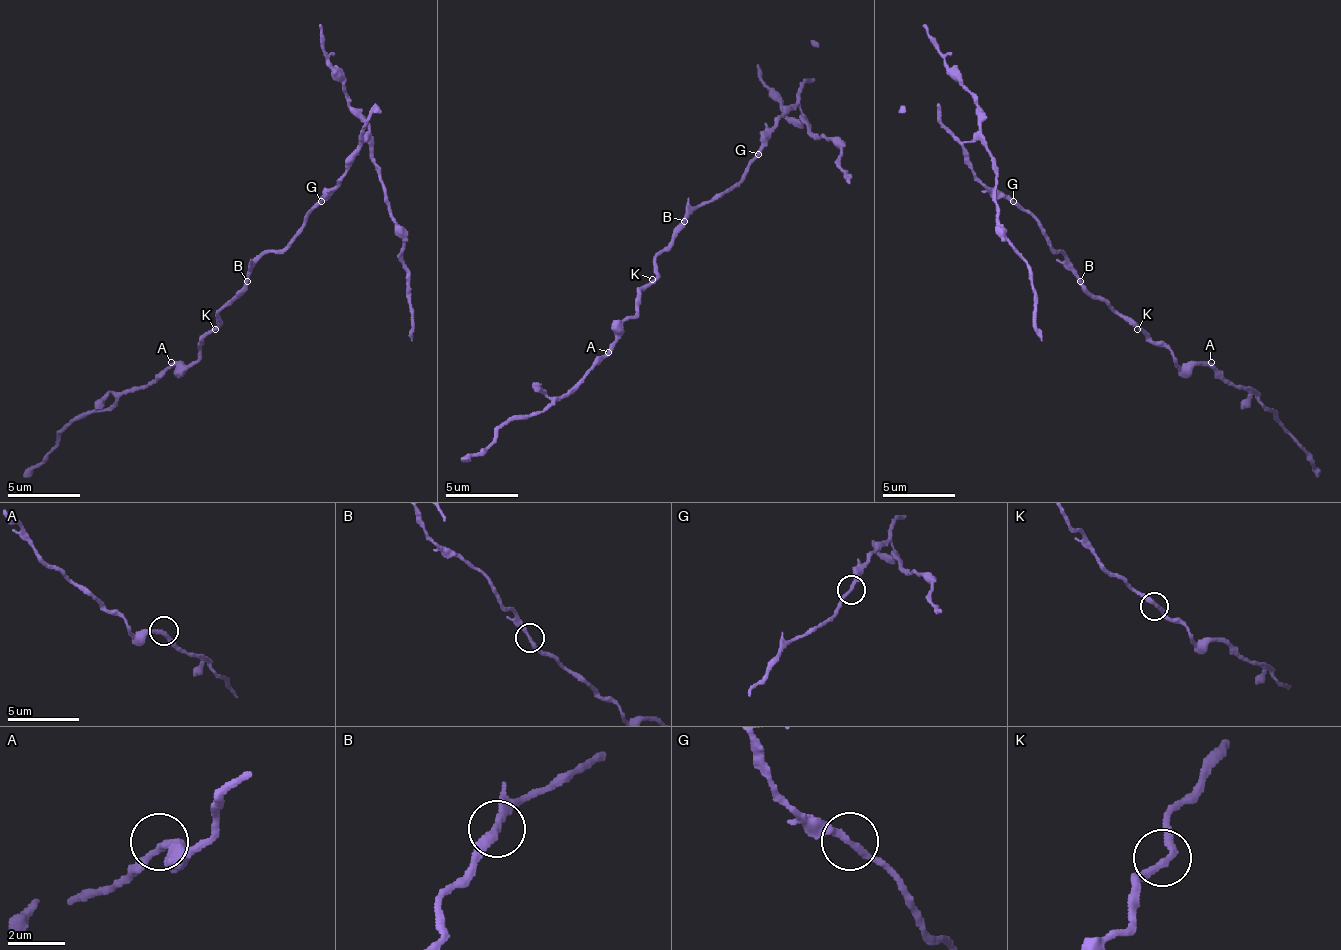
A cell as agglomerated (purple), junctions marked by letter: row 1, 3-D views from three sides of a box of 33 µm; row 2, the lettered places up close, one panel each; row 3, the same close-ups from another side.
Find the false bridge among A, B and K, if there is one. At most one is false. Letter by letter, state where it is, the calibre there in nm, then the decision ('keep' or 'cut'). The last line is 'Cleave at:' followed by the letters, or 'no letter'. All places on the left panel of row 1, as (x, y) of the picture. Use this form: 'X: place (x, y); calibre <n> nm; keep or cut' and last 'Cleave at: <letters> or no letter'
A: place (171, 362); calibre 240 nm; keep
B: place (247, 281); calibre 260 nm; cut
K: place (215, 329); calibre 260 nm; keep
Cleave at: B

